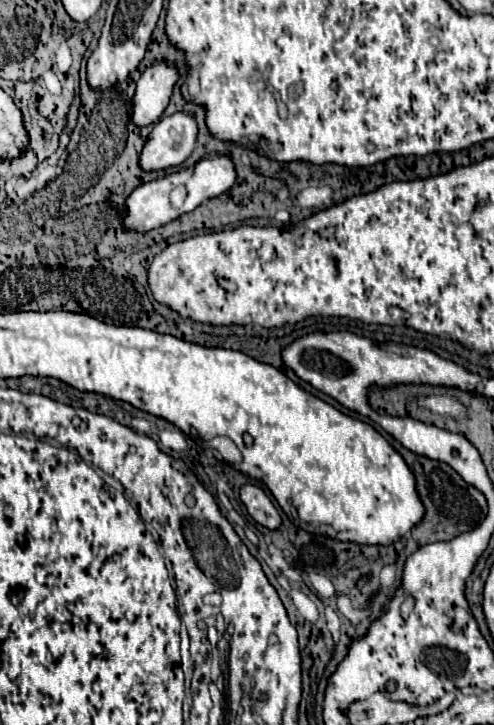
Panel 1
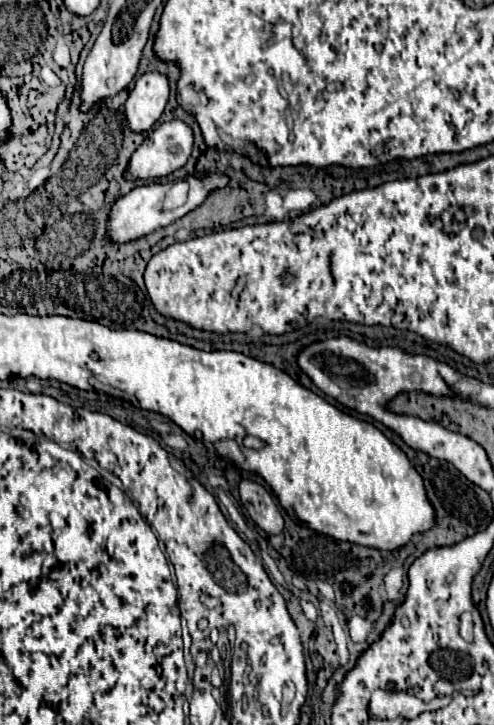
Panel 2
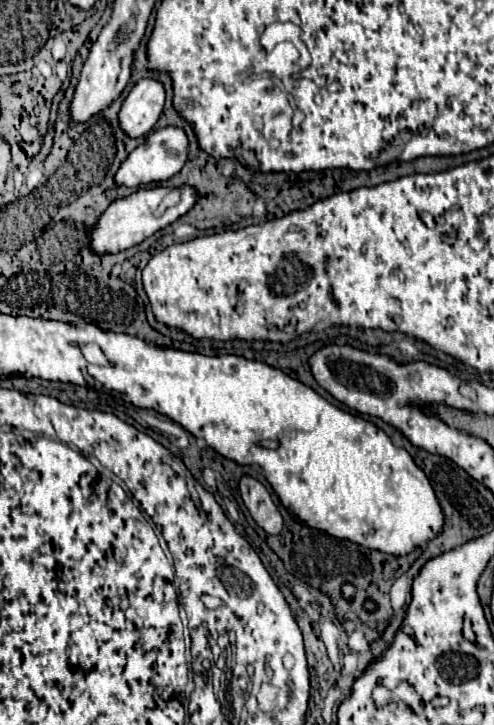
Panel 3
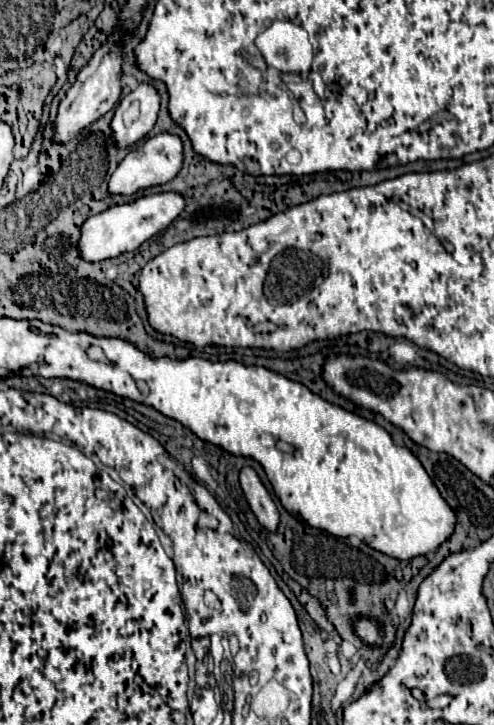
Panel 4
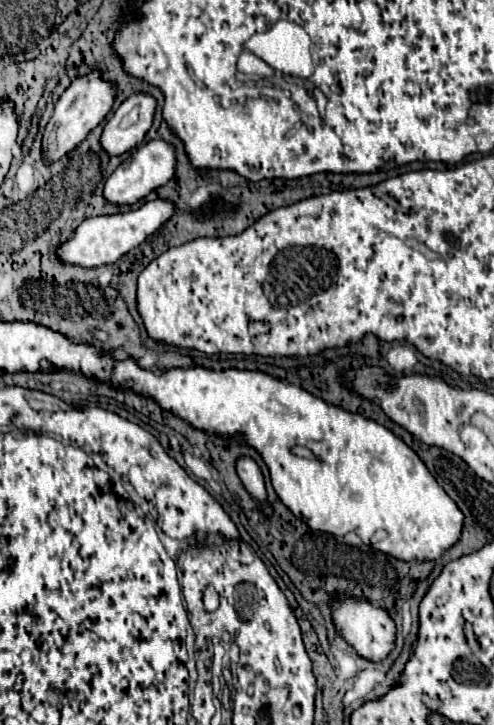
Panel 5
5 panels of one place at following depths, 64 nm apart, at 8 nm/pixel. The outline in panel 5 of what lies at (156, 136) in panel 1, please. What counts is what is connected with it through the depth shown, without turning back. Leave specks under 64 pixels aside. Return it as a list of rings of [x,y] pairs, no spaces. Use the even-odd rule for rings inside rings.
[[[152,140],[138,150],[134,150],[106,180],[104,198],[114,206],[132,206],[138,200],[146,198],[152,190],[166,184],[174,176],[174,146],[164,140]]]

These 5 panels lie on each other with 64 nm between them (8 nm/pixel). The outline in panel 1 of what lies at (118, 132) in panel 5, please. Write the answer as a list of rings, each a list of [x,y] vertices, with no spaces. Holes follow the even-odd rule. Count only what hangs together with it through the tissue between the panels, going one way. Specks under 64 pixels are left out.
[[[158,64],[142,72],[132,100],[132,122],[136,126],[148,126],[160,120],[170,102],[176,80],[178,70],[170,64]]]

